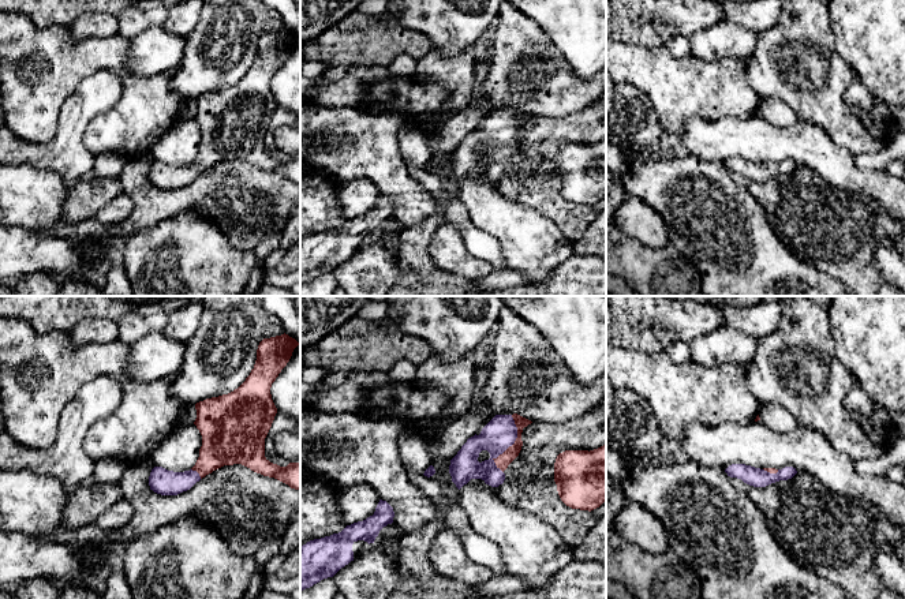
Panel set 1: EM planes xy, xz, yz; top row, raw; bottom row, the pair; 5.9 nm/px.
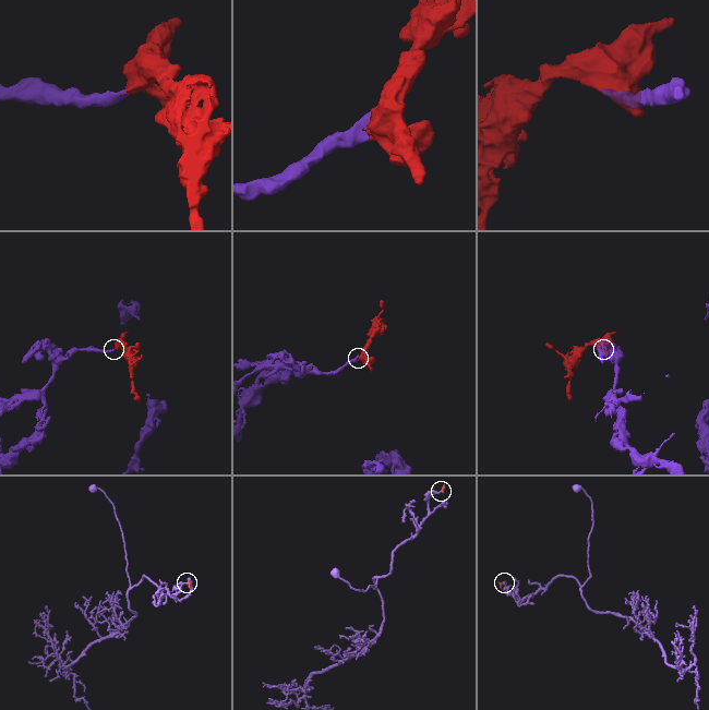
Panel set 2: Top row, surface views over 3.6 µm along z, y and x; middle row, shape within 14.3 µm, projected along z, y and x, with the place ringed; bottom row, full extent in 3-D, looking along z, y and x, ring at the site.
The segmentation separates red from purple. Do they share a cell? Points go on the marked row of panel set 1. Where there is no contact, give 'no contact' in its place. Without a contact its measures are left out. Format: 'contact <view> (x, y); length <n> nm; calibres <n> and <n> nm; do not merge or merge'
contact xz (512, 445); length 340 nm; calibres 80 and 190 nm; merge

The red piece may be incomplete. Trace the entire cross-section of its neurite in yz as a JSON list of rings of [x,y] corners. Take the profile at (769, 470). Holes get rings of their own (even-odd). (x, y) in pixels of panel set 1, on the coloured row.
[[[732,464],[725,469],[725,472],[728,476],[741,479],[744,483],[753,487],[766,487],[779,480],[792,479],[797,473],[793,467],[785,467],[782,469],[760,469],[745,464]]]

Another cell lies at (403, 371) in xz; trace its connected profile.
[[[399,360],[389,371],[390,381],[394,382],[412,382],[416,375],[418,366],[408,360]]]

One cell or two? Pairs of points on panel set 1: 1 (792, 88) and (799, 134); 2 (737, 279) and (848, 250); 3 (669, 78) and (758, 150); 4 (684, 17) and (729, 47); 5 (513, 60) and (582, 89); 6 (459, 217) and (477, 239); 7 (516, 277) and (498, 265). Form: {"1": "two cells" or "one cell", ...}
{"1": "two cells", "2": "two cells", "3": "two cells", "4": "two cells", "5": "one cell", "6": "one cell", "7": "two cells"}

